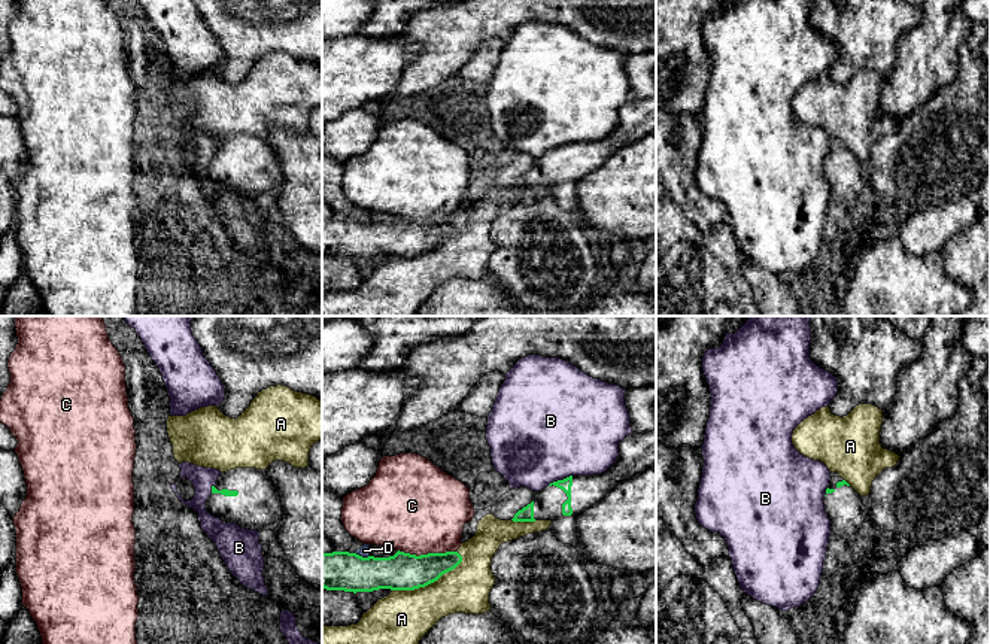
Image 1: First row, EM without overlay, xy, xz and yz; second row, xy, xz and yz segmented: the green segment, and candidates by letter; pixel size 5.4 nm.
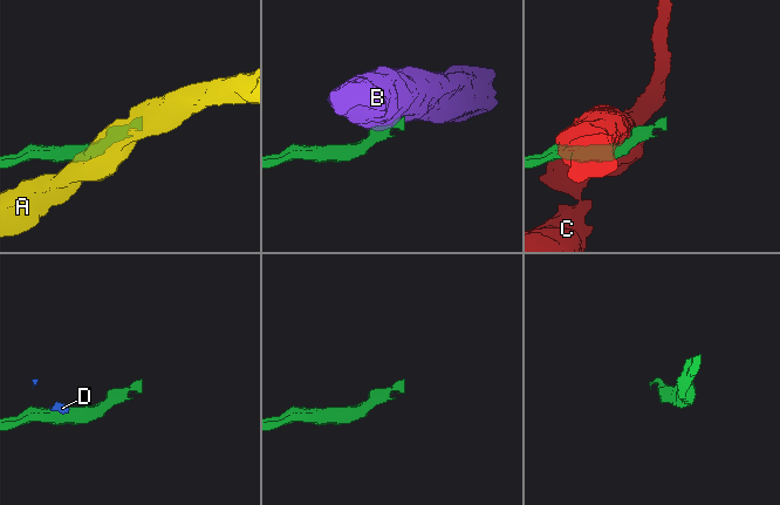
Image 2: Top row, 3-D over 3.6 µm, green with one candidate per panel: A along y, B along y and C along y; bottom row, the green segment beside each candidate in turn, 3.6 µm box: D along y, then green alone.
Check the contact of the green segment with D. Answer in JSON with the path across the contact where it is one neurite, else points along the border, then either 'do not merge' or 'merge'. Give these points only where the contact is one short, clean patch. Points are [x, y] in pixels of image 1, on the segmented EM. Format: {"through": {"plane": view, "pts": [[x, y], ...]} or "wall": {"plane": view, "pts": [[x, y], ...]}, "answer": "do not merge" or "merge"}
{"wall": {"plane": "xz", "pts": [[355, 552], [369, 556]]}, "answer": "do not merge"}

